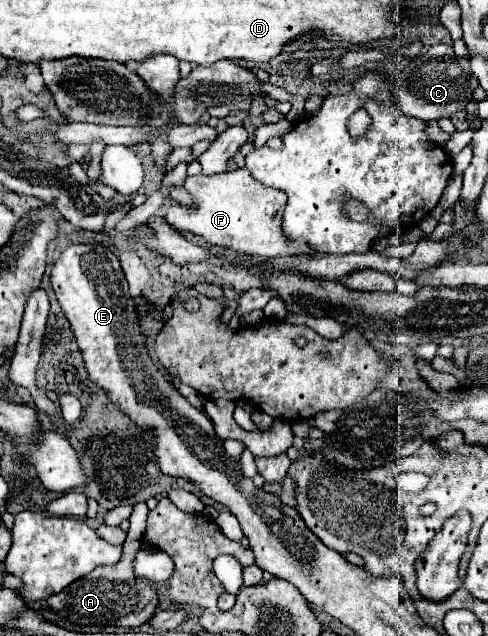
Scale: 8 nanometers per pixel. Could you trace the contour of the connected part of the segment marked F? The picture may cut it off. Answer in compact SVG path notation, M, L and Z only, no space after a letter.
M233 169L233 171L225 171L225 173L217 173L217 175L197 175L197 177L187 177L185 179L185 189L187 193L193 197L193 205L185 207L179 203L171 203L167 209L167 223L175 229L175 231L187 231L193 235L203 237L209 245L217 245L217 247L225 247L225 249L233 249L241 255L253 255L253 257L289 257L289 255L307 255L307 253L315 253L313 249L309 249L303 243L293 243L285 239L283 231L281 231L281 215L287 203L287 195L279 189L273 187L265 187L259 181L255 181L251 177L251 173L247 169Z

